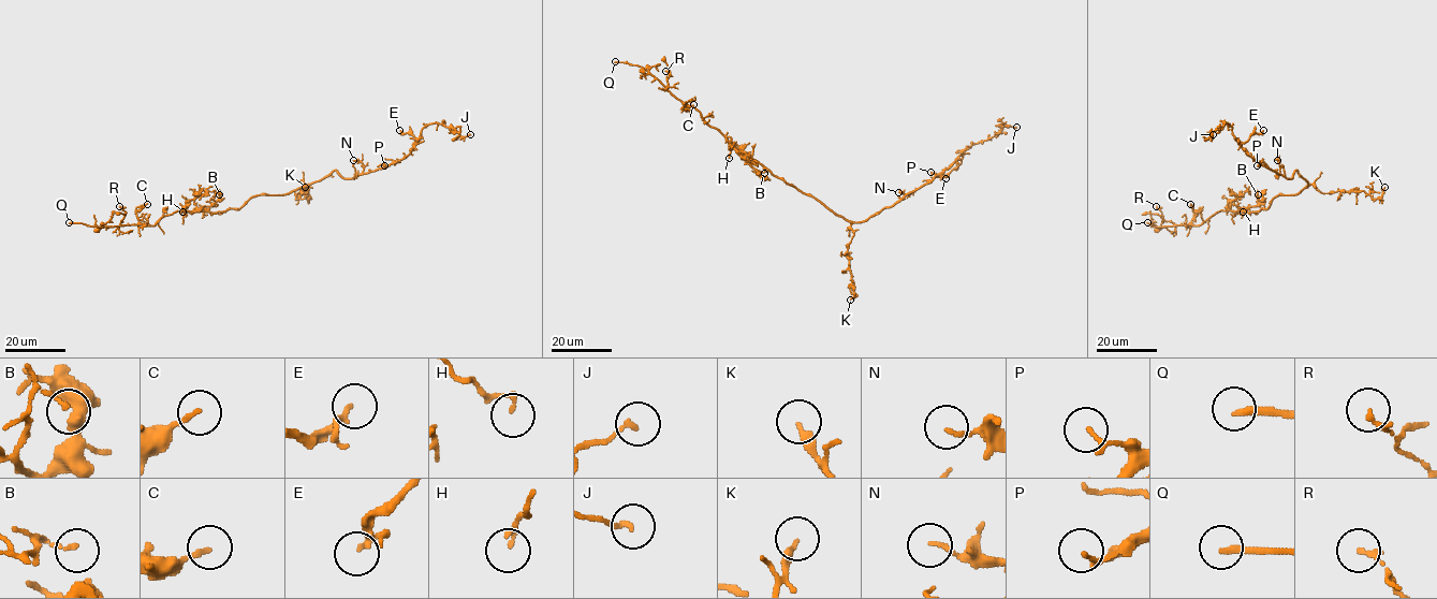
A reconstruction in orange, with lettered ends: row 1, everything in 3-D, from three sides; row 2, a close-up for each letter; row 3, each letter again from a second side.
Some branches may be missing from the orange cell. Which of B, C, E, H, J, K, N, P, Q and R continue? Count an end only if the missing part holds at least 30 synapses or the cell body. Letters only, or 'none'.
Q

